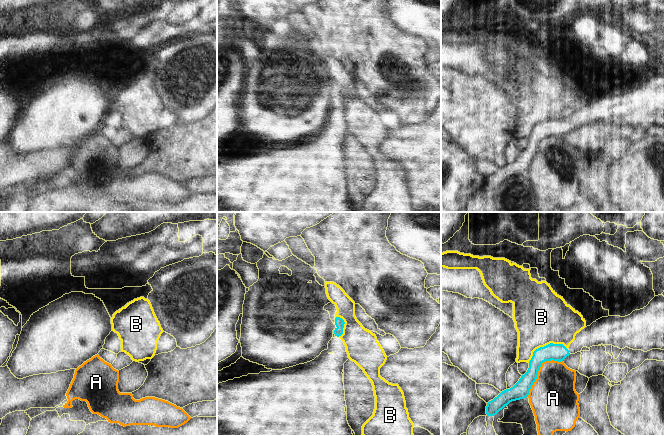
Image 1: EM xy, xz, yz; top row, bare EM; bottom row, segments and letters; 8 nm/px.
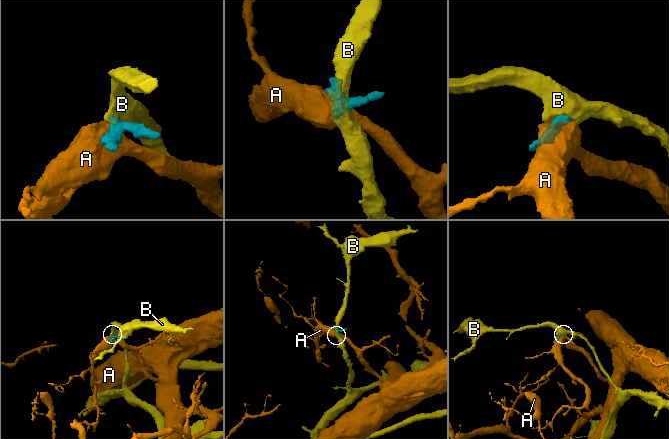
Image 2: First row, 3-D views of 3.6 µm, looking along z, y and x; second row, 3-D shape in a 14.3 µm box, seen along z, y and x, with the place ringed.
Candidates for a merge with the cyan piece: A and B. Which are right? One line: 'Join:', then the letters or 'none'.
Join: none

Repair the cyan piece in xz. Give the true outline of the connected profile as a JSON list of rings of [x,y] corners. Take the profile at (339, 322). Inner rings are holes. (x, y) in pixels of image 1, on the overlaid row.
[[[340,317],[335,318],[335,325],[336,325],[336,328],[334,330],[335,336],[339,337],[343,334],[344,324],[345,322],[342,318]]]

